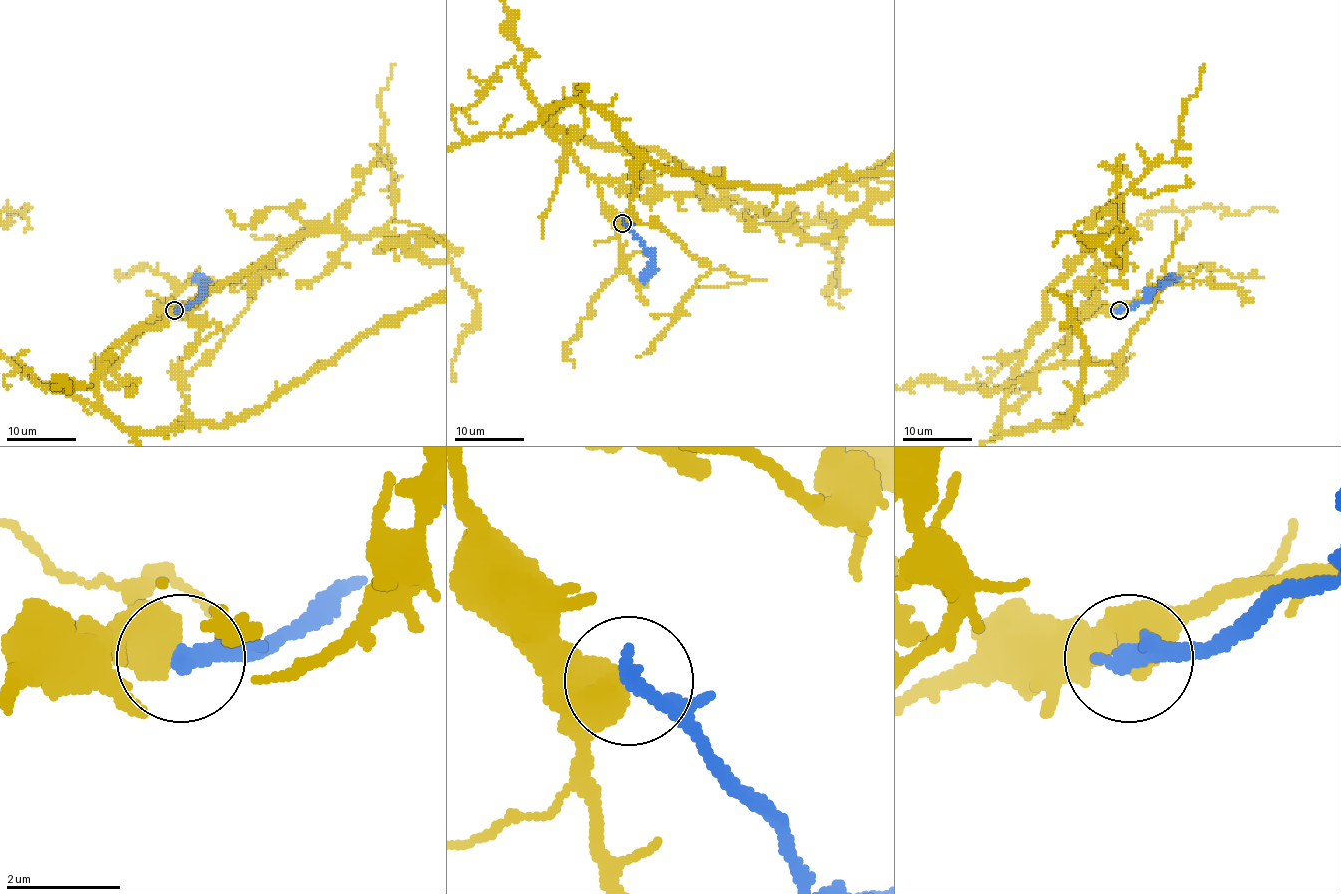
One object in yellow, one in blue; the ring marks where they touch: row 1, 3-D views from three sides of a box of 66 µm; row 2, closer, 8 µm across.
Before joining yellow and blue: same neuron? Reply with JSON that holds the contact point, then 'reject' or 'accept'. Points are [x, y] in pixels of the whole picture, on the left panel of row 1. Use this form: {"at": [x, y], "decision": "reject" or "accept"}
{"at": [174, 310], "decision": "reject"}

